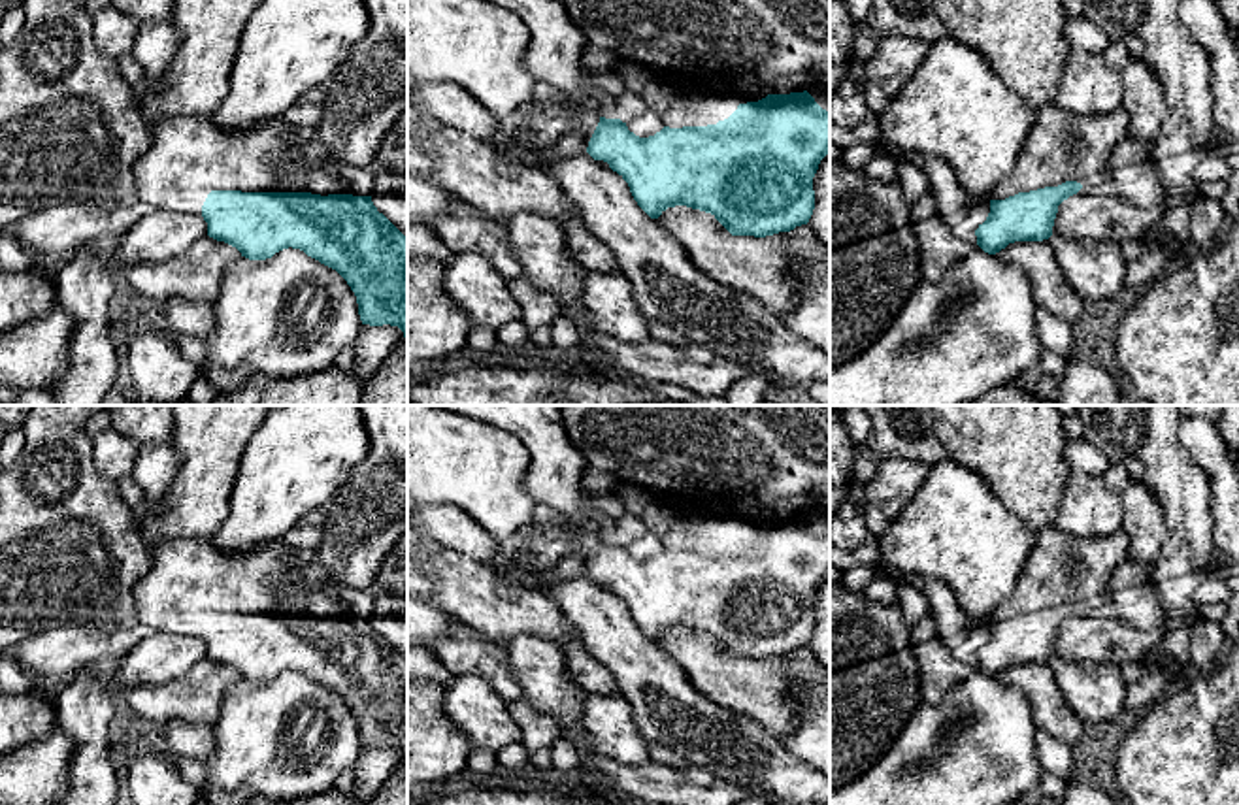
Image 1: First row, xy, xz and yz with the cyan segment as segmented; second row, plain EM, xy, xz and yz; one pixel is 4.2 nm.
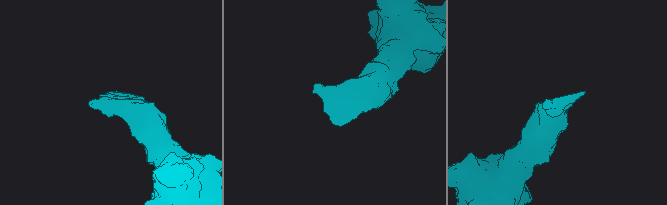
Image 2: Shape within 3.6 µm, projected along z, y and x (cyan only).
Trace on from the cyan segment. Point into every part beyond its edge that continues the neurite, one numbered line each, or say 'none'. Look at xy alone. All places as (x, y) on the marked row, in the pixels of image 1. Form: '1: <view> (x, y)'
1: xy (189, 157)

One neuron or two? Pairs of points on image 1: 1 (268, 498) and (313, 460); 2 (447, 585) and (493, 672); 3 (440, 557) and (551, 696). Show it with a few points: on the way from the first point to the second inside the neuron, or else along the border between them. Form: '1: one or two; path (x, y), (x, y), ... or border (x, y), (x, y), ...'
1: one; path (280, 487), (302, 464)
2: two; border (466, 626), (504, 643)
3: two; border (536, 632), (515, 634), (506, 643)

